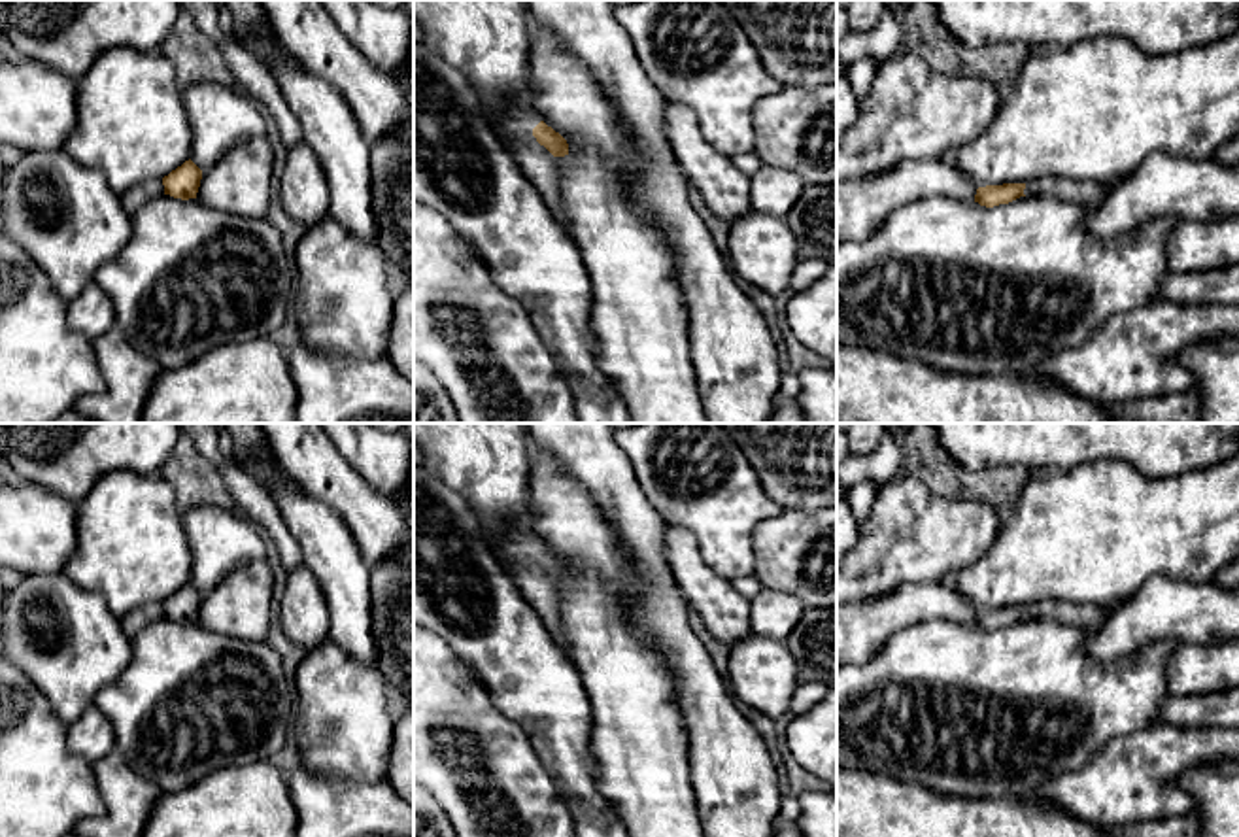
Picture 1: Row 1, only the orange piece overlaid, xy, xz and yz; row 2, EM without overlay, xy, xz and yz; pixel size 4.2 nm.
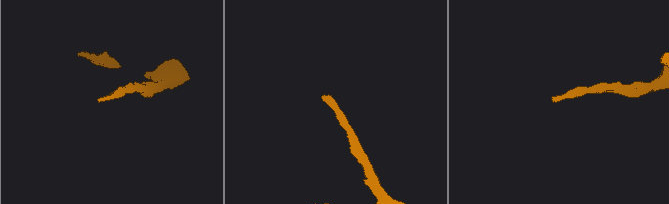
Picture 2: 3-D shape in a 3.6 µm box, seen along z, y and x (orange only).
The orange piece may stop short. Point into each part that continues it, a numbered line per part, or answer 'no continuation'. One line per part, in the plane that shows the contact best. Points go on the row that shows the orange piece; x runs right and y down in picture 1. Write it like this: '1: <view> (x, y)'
1: xz (516, 125)

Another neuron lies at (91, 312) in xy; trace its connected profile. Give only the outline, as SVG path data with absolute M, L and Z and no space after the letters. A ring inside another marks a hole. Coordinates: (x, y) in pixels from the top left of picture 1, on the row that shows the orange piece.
M93 282L68 302L66 321L76 333L96 340L115 325L113 302L108 293Z

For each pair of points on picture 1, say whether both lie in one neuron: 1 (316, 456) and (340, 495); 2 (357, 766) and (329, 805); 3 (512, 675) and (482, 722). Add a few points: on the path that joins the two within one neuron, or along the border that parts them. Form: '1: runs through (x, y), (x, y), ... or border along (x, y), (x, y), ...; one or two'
1: runs through (318, 465), (339, 486); one
2: border along (305, 768), (327, 777), (386, 781); two
3: border along (469, 666), (493, 696), (493, 703), (526, 734); two

